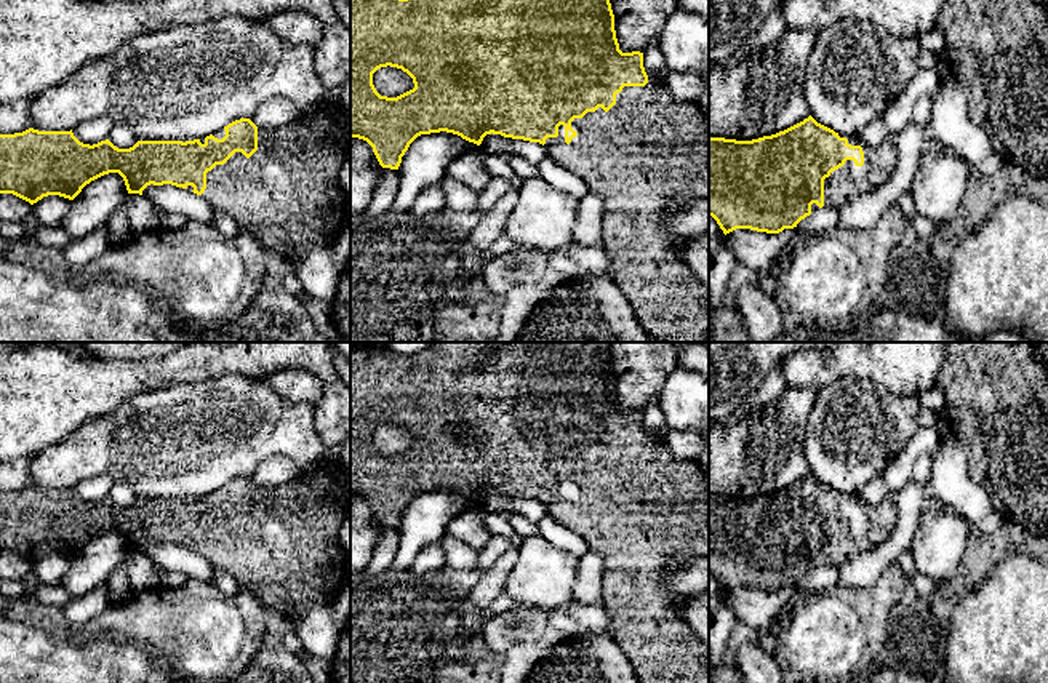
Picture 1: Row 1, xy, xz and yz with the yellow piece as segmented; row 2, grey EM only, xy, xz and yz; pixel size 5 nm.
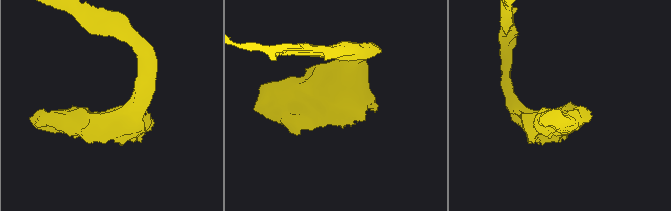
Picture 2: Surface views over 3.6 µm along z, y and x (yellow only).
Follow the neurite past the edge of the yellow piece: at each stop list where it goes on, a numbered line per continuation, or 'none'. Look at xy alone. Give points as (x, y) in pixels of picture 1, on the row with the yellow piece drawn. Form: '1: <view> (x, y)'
1: xy (287, 194)

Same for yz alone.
1: yz (848, 181)

